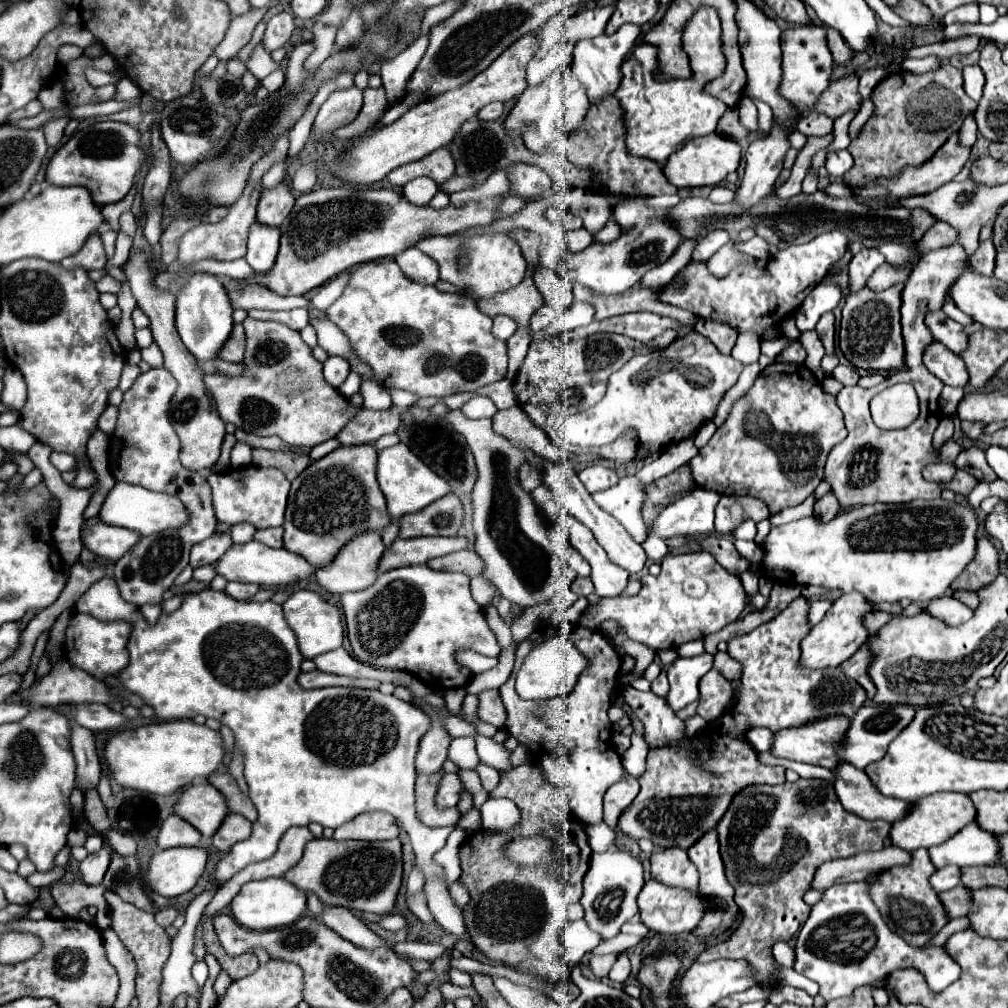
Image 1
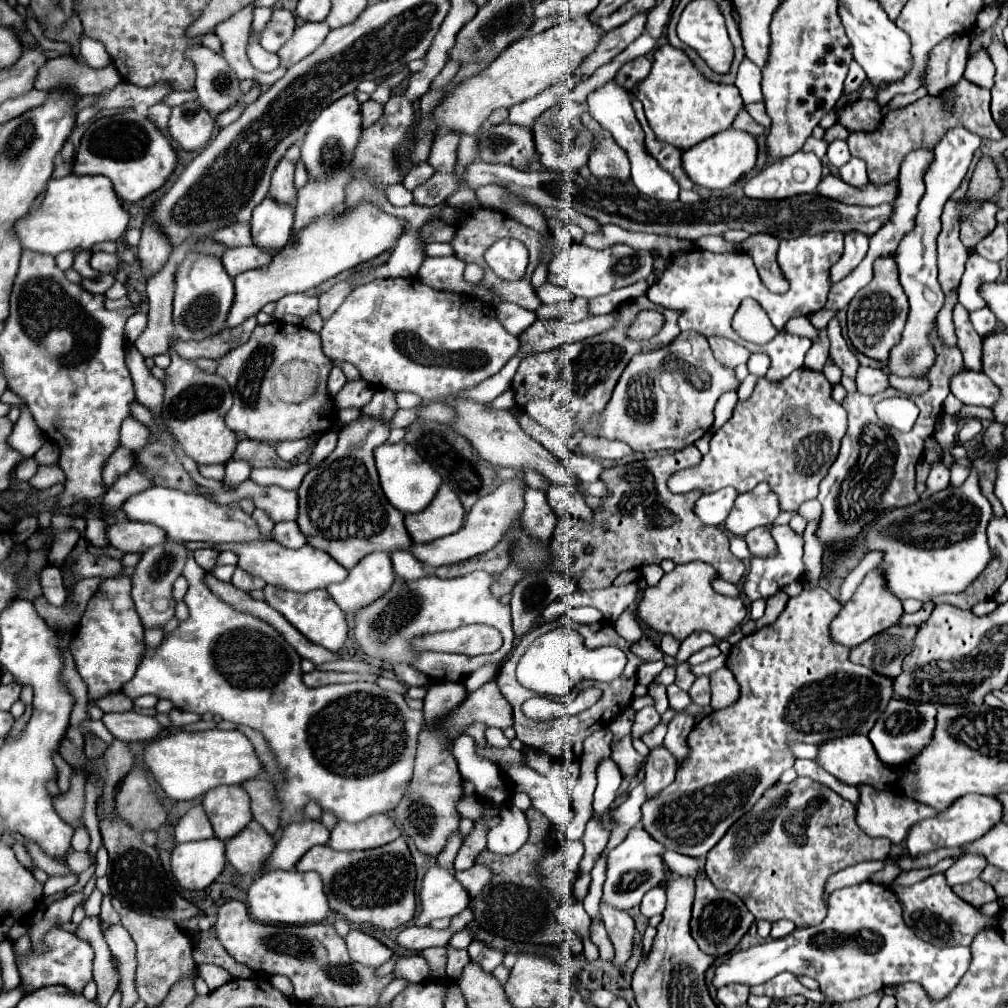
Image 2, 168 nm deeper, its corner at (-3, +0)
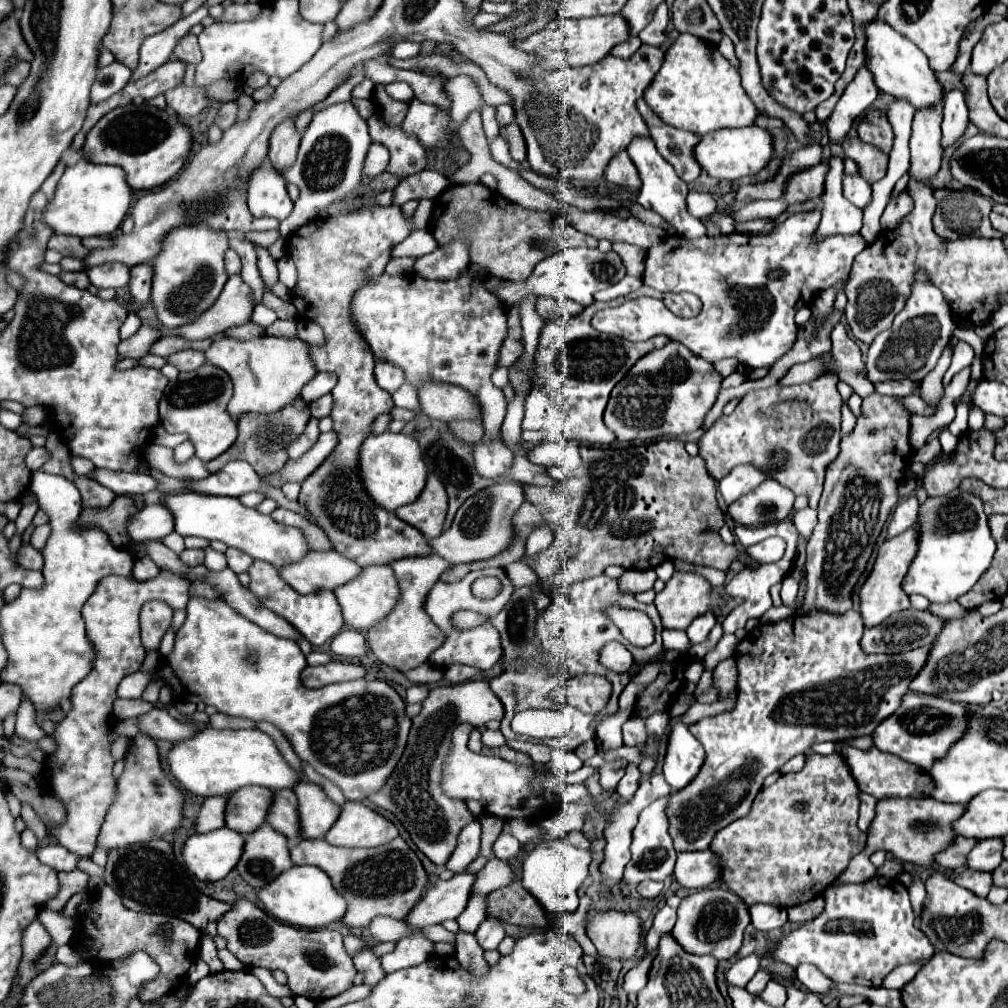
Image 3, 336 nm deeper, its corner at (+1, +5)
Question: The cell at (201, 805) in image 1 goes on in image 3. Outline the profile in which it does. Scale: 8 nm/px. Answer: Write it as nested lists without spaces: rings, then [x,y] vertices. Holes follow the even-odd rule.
[[[242,787],[242,791],[236,791],[228,799],[230,807],[226,809],[226,827],[248,835],[266,821],[274,791],[266,787]]]

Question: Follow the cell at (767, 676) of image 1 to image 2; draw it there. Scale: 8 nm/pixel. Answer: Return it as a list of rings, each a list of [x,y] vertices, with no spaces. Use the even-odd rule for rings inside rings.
[[[804,588],[798,596],[788,600],[774,624],[744,636],[730,648],[726,668],[740,684],[740,698],[728,708],[710,712],[694,726],[686,740],[688,756],[678,764],[676,780],[642,804],[642,828],[664,844],[666,850],[692,858],[706,858],[726,830],[780,780],[784,770],[792,768],[794,756],[788,754],[786,740],[820,744],[838,736],[870,732],[878,712],[882,712],[892,698],[892,680],[870,672],[866,666],[852,664],[848,660],[850,648],[838,648],[838,644],[830,640],[828,626],[840,608],[842,606],[824,588]]]

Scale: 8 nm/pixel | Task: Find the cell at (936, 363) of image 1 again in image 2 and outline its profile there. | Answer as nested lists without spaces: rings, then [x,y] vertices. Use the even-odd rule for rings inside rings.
[[[966,368],[950,378],[950,390],[964,404],[988,408],[994,404],[994,396],[998,396],[998,388],[994,388],[986,374]]]

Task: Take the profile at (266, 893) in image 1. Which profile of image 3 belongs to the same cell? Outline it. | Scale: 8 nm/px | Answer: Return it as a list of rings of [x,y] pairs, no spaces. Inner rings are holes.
[[[294,865],[290,871],[284,871],[278,875],[278,879],[274,879],[274,883],[268,883],[262,891],[258,891],[258,899],[268,915],[300,929],[324,929],[340,921],[348,907],[346,899],[332,887],[330,877],[318,867],[310,865]]]

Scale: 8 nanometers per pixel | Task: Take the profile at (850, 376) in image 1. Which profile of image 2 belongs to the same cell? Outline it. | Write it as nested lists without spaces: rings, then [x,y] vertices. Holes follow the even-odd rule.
[[[860,366],[856,372],[856,386],[858,386],[858,392],[862,394],[878,394],[888,386],[888,378],[882,370]]]

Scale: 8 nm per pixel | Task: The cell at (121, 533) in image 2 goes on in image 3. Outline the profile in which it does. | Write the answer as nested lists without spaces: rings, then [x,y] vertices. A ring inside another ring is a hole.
[[[162,503],[146,505],[128,523],[128,533],[134,543],[142,543],[148,539],[162,539],[172,531],[174,531],[174,517]]]

